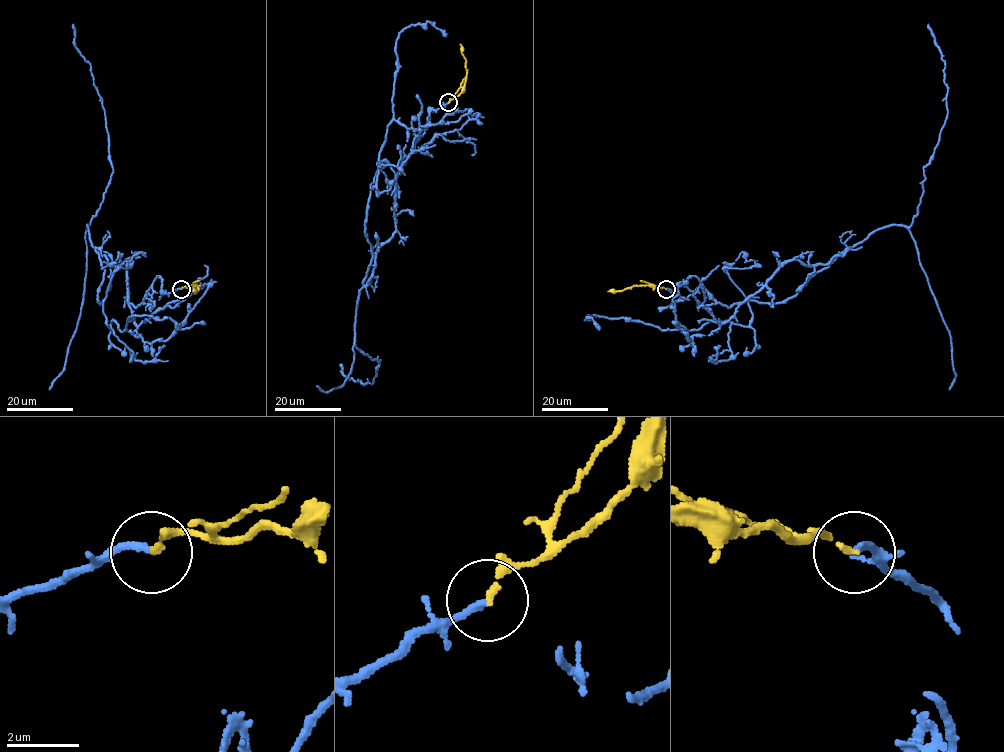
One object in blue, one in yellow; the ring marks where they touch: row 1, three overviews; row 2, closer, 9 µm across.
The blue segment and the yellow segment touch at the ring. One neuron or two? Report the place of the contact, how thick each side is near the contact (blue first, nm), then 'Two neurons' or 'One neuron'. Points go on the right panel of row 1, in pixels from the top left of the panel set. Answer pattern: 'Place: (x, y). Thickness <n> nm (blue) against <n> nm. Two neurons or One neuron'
Place: (666, 289). Thickness 190 nm (blue) against 150 nm. One neuron

